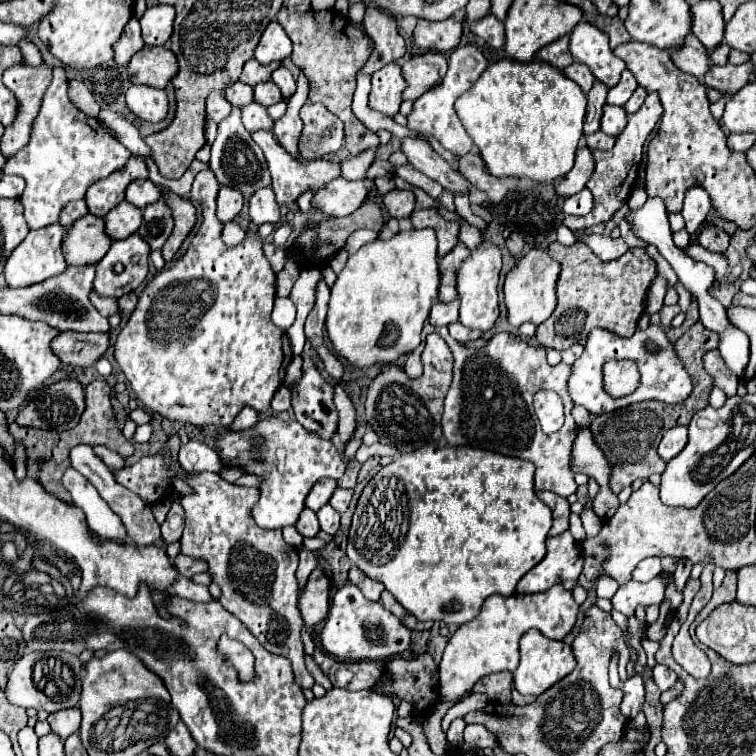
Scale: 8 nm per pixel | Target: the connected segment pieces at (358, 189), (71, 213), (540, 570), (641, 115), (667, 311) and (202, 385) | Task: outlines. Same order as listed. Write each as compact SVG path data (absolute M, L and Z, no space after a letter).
M338 177L324 189L320 189L314 195L312 203L330 217L346 217L364 203L366 195L368 189L362 181L348 181L344 177Z
M72 201L72 203L66 205L64 209L66 209L66 211L62 213L60 221L62 221L66 227L70 227L76 219L80 219L80 217L84 217L84 215L88 213L88 207L86 207L84 201Z
M570 531L546 539L546 557L530 569L518 583L516 593L546 591L562 579L576 581L582 573L582 547L572 539Z
M648 93L644 105L632 115L628 117L628 125L626 129L616 137L616 145L612 151L594 151L594 161L596 161L596 169L594 169L594 175L590 177L588 181L588 189L594 193L594 209L586 215L586 217L564 217L564 225L572 231L580 231L580 229L586 229L586 227L592 227L596 223L604 223L608 221L620 207L622 203L628 201L632 189L634 189L634 183L636 183L636 175L638 175L638 165L642 161L642 147L648 139L648 135L652 133L652 129L656 127L658 119L662 115L662 105L660 105L660 99L654 93Z
M678 304L672 306L663 305L659 311L661 325L666 328L671 327L671 321L680 312L681 309Z
M210 169L196 175L190 199L202 207L204 223L176 265L148 281L130 321L118 335L114 353L132 391L148 413L196 427L230 427L244 405L260 413L270 411L270 401L284 381L284 369L292 361L286 333L270 319L276 297L276 275L262 253L262 241L258 235L248 235L242 245L232 249L222 243L220 233L224 225L214 215L218 189L220 185Z

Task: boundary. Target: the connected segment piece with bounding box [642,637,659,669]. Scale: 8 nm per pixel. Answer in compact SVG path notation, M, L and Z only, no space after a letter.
M646 637L642 640L642 647L647 655L647 664L650 669L656 665L655 654L659 649L659 642L651 641Z

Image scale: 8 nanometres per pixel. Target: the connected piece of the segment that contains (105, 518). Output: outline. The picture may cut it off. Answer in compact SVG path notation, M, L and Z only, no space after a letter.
M68 467L62 475L62 483L72 495L72 503L84 511L86 521L96 535L100 535L102 539L114 539L118 543L126 539L126 529L120 517L106 505L98 491L76 469Z

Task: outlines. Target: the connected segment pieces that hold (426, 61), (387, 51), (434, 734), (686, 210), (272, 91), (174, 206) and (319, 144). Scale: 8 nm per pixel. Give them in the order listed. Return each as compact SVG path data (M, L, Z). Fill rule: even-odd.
M440 53L414 55L410 61L402 65L406 79L406 89L402 91L402 97L416 101L422 93L426 93L442 81L442 77L446 75L446 67L448 63Z
M368 3L366 15L364 15L364 27L372 41L376 43L370 59L362 65L362 73L374 73L380 67L394 63L404 57L406 45L402 35L398 33L396 19L382 13L374 3Z
M440 701L434 709L432 709L432 713L430 713L430 717L424 721L424 735L426 735L426 739L428 739L428 745L430 745L430 749L432 749L432 753L434 755L446 755L446 745L448 745L448 741L446 741L446 735L444 735L444 731L442 731L442 727L440 727L440 721L442 721L442 717L444 717L444 713L448 711L448 707L450 705L454 705L454 701Z
M692 185L686 191L686 199L684 199L684 207L682 207L682 217L686 221L686 231L690 235L694 235L698 231L698 227L704 223L706 215L710 211L710 199L708 193L704 193L704 189L700 185Z
M266 81L266 83L260 83L254 87L254 101L264 107L270 107L270 105L278 103L280 99L282 99L280 89L272 81Z
M172 193L166 195L166 201L168 201L168 207L172 209L176 227L174 227L170 239L164 243L162 255L164 255L166 261L172 261L176 251L180 249L180 245L184 243L184 239L190 235L190 231L196 225L196 209L194 209L190 199L182 199L182 197L172 195Z
M306 103L300 109L300 117L304 121L304 129L298 147L304 159L312 161L342 147L342 121L334 113L330 113L322 103Z

